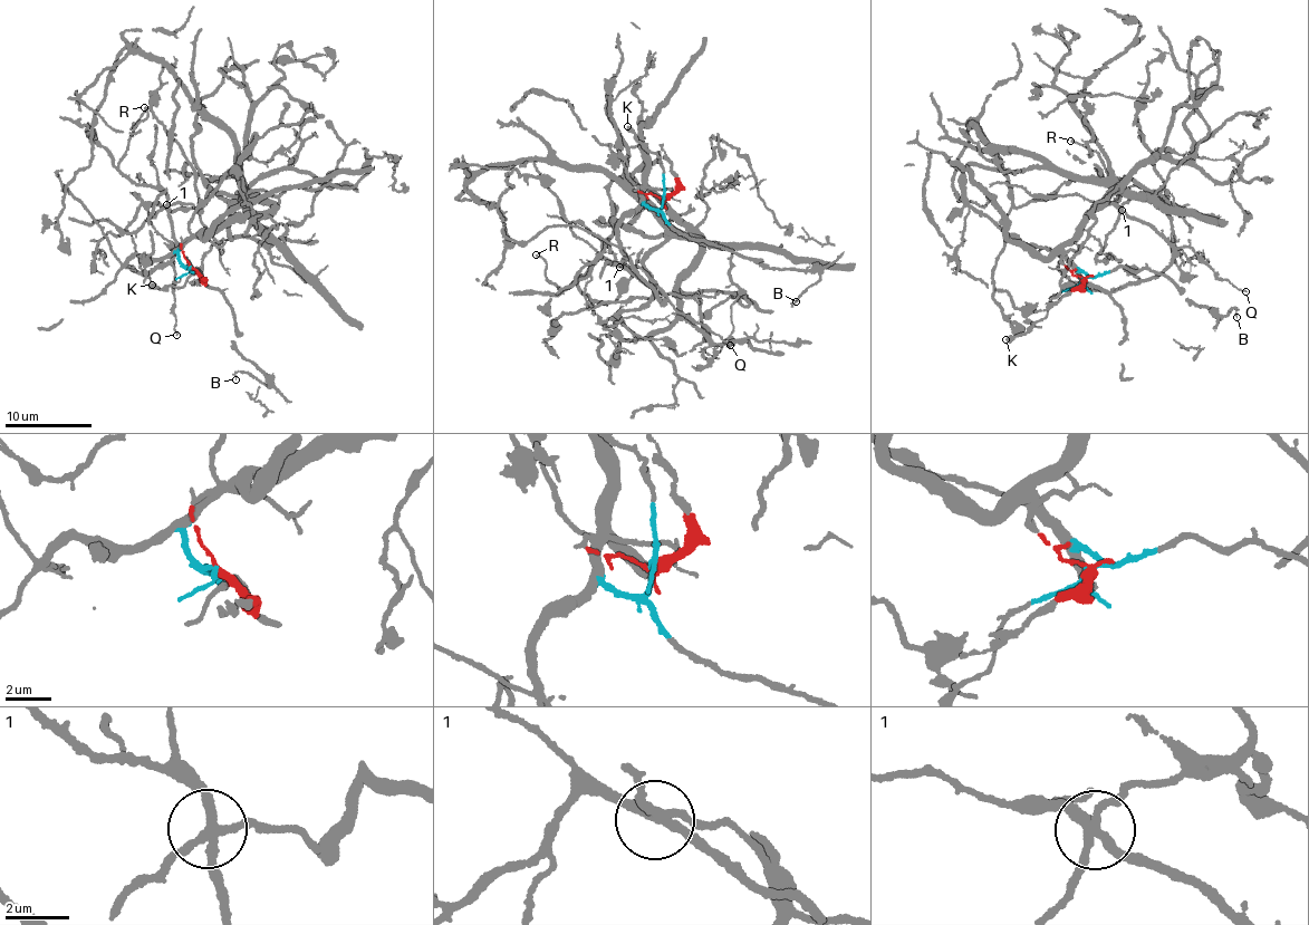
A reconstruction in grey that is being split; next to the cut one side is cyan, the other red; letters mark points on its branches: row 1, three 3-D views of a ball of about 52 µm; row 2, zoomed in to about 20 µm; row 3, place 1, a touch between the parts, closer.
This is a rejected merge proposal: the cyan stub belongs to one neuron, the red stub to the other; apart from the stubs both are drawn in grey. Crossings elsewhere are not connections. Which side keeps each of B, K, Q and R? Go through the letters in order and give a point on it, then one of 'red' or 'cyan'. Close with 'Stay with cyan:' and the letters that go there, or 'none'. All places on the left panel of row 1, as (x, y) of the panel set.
B: (236, 379) | cyan
K: (152, 285) | cyan
Q: (176, 335) | cyan
R: (144, 107) | cyan
Stay with cyan: B, K, Q, R

